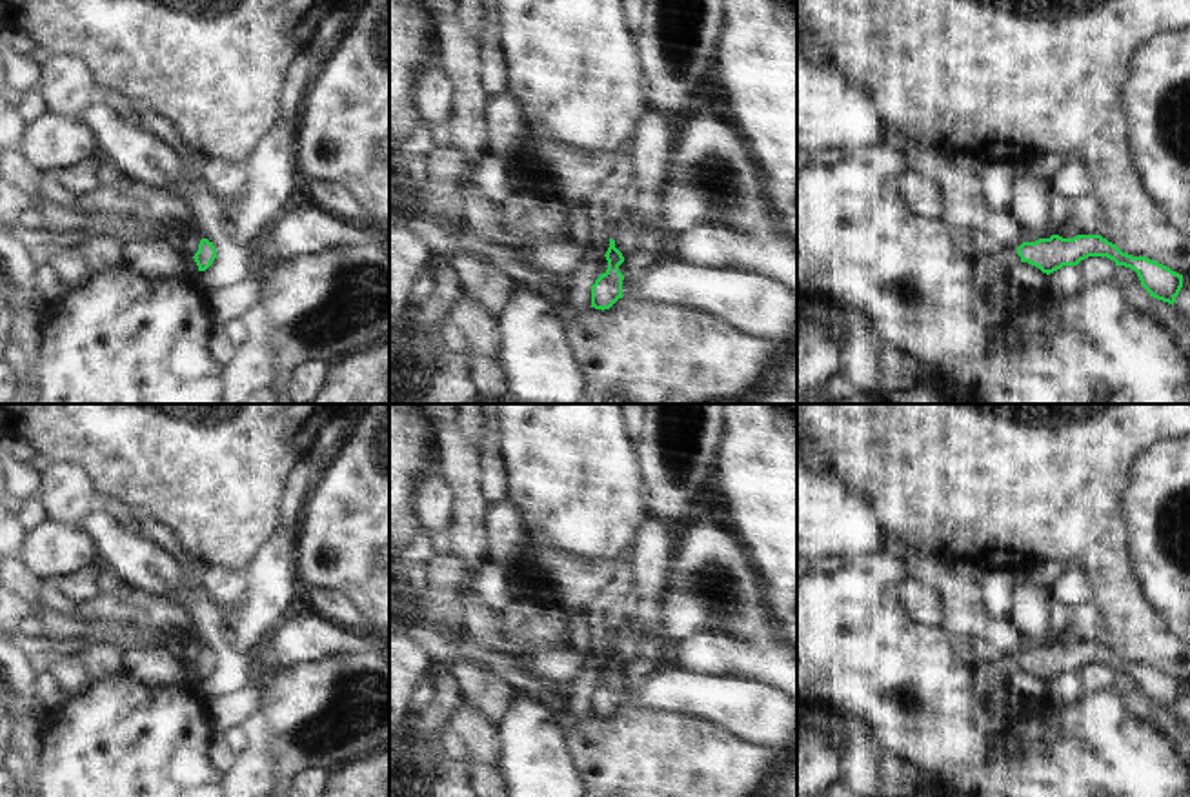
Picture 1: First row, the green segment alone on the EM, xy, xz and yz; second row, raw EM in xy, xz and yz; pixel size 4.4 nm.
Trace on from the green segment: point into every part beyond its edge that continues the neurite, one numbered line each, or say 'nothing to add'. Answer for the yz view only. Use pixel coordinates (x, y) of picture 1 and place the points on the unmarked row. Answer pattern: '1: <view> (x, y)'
1: yz (963, 601)

